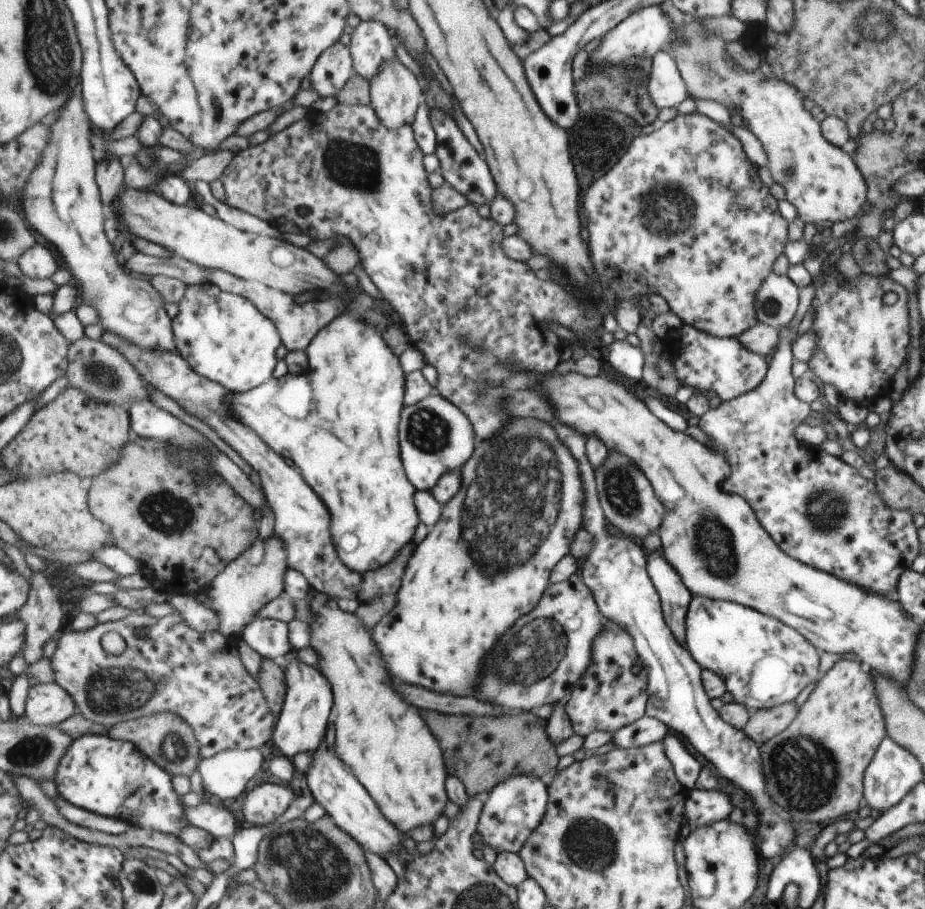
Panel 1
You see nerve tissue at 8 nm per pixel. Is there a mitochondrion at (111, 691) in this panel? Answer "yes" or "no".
yes

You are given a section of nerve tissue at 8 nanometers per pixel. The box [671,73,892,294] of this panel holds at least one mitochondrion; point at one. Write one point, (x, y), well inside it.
(789, 170)

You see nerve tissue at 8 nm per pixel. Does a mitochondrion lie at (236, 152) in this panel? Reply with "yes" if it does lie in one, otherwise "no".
no

